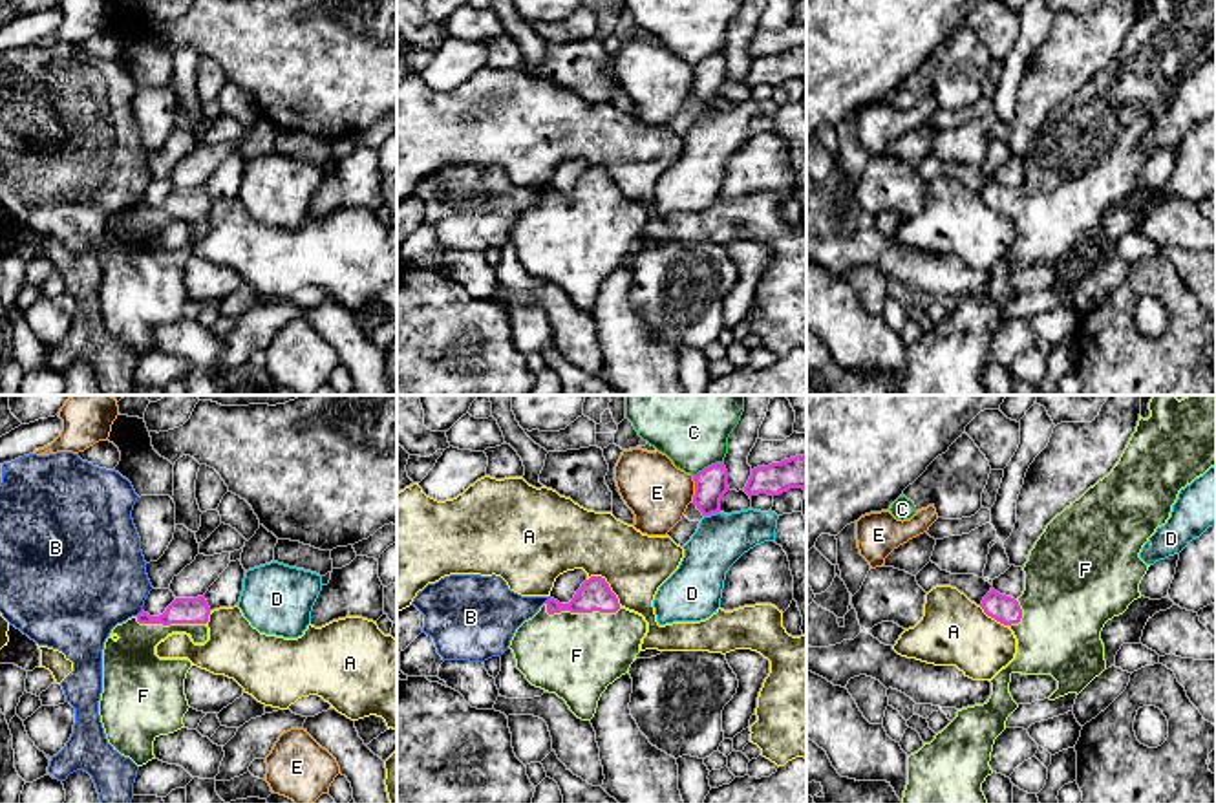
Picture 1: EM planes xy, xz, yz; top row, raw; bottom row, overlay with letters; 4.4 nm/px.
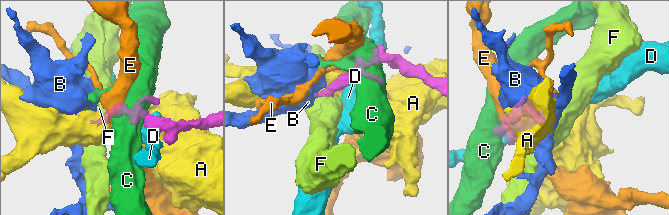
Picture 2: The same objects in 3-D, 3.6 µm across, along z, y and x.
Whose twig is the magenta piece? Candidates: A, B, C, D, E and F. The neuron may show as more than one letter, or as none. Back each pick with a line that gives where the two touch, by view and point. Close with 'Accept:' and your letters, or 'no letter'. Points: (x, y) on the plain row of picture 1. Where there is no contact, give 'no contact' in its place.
F: meets magenta in xz at (582, 202)
Accept: F

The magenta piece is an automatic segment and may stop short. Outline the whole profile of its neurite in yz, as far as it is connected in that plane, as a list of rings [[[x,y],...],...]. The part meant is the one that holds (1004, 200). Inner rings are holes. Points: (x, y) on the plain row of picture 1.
[[[1150,0],[1150,7],[1139,5],[1136,22],[1108,66],[1090,77],[1079,90],[1057,104],[1035,132],[1024,154],[1024,181],[1015,190],[993,177],[980,198],[997,212],[1008,216],[1017,229],[1015,249],[989,273],[991,285],[984,294],[967,296],[934,326],[931,333],[907,346],[907,375],[901,395],[987,395],[982,373],[993,364],[989,351],[995,329],[1006,320],[1008,307],[1019,298],[1009,284],[1013,263],[1051,265],[1057,280],[1048,287],[1055,291],[1068,284],[1081,284],[1106,260],[1101,221],[1108,210],[1123,205],[1141,188],[1139,174],[1148,157],[1139,143],[1157,117],[1170,108],[1172,95],[1181,79],[1190,75],[1216,55],[1216,0]]]

